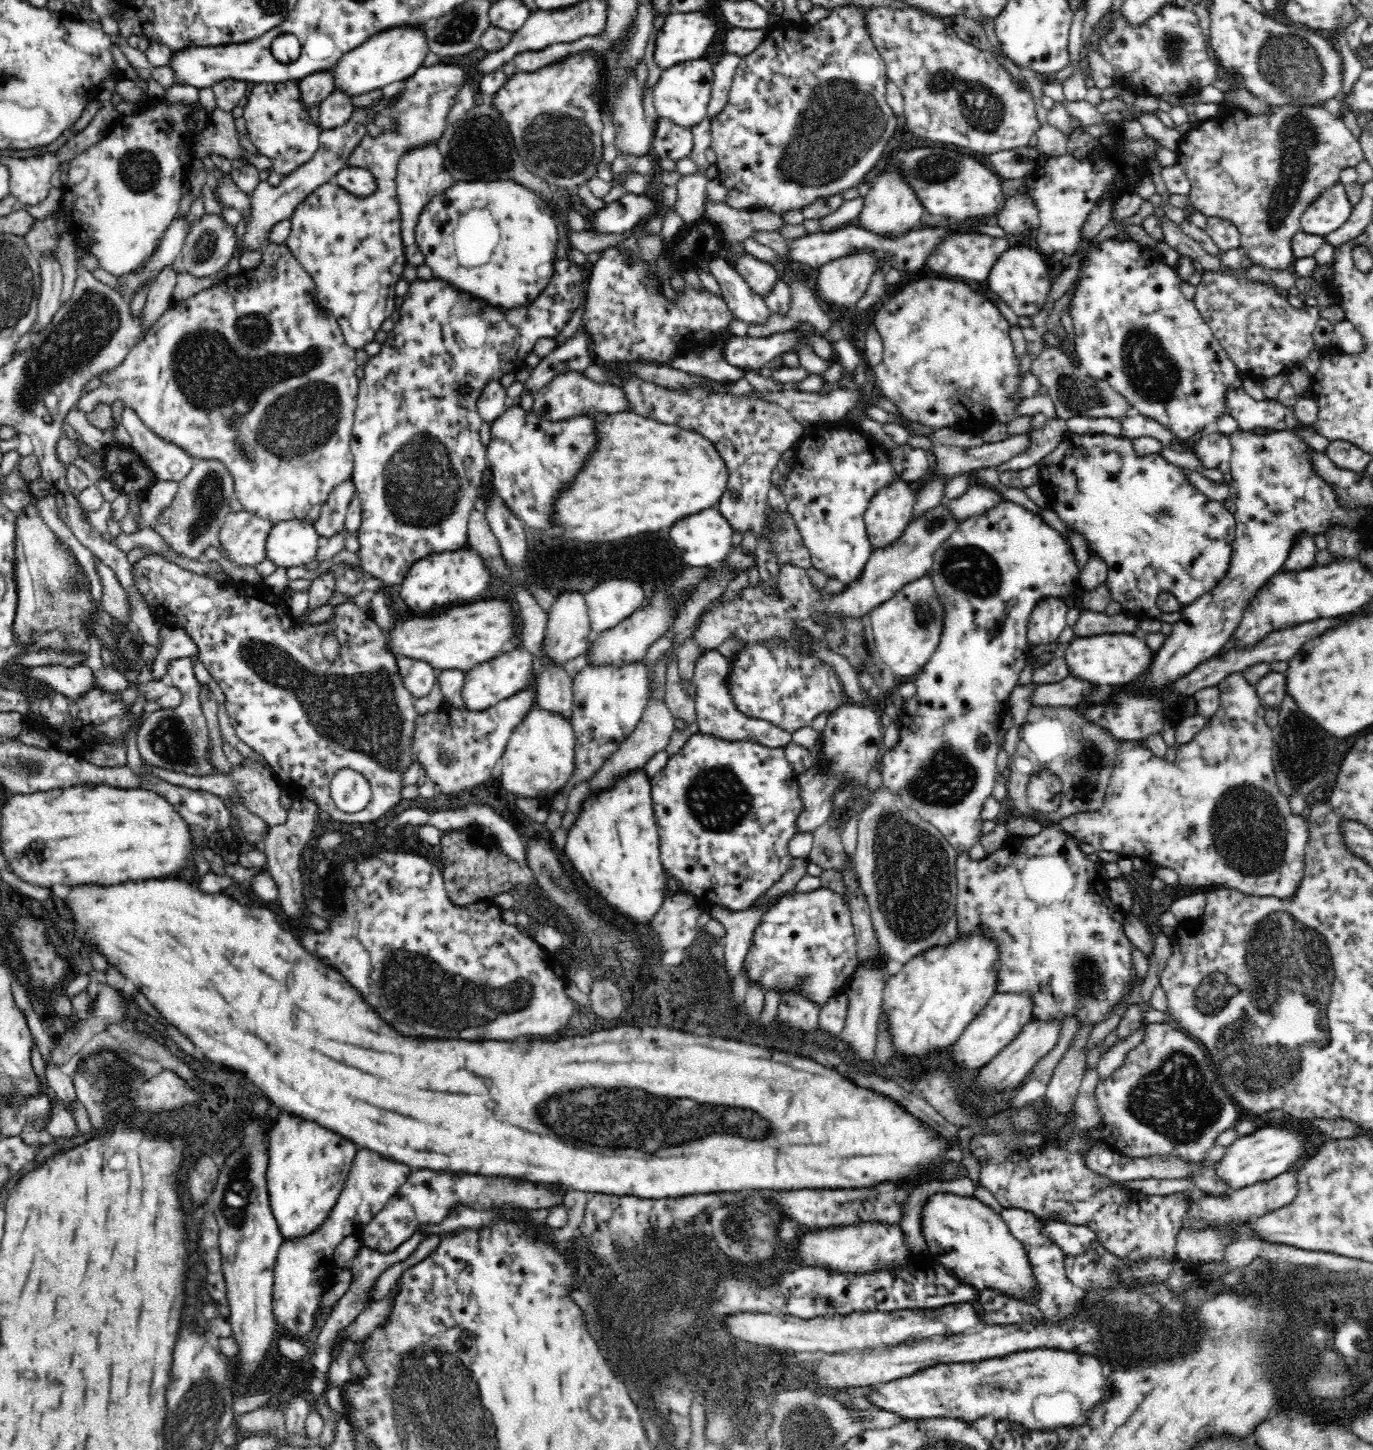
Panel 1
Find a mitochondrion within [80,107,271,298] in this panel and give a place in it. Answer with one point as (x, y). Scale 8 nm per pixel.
(140, 171)

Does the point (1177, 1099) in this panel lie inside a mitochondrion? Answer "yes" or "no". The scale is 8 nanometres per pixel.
yes

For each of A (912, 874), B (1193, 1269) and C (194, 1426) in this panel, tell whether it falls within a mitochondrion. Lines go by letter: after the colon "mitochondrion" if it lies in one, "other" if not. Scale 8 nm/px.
A: mitochondrion
B: other
C: mitochondrion

